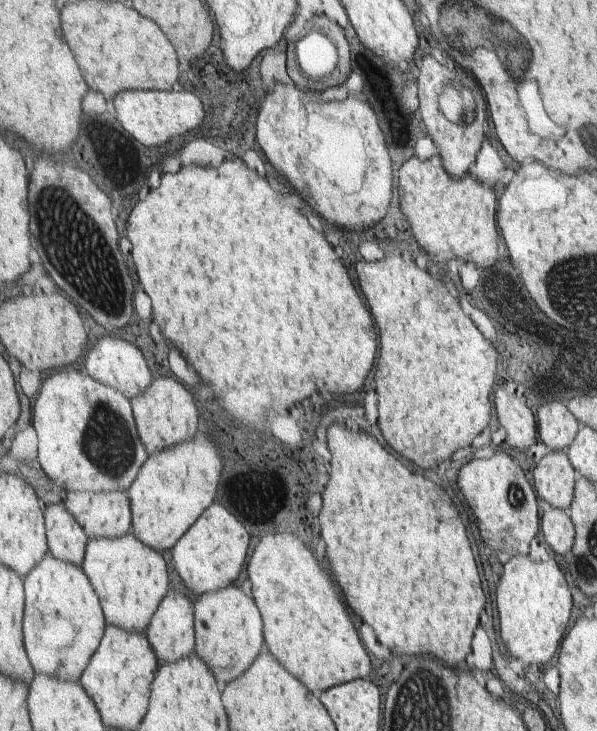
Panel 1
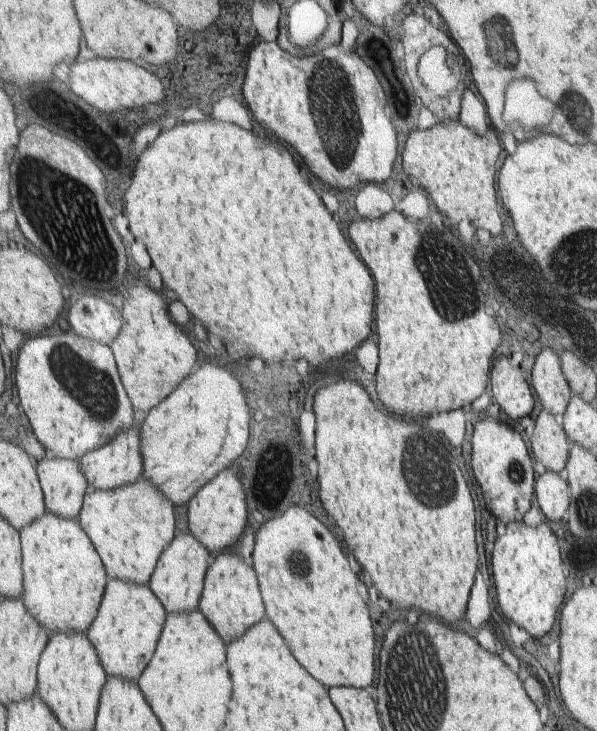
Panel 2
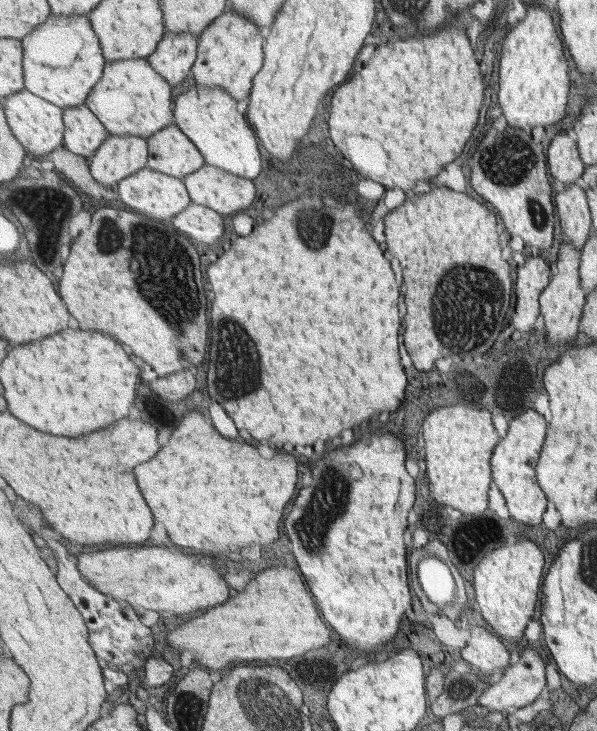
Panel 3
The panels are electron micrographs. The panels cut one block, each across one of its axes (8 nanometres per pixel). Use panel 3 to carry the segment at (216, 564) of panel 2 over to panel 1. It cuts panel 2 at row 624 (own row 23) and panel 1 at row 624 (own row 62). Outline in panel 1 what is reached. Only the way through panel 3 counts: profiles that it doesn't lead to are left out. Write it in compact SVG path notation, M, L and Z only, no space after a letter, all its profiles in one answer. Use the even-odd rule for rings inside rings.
M239 583L235 586L231 585L217 592L203 595L195 603L195 608L196 647L194 652L211 668L213 673L217 674L217 680L221 682L221 688L223 688L223 684L229 684L229 682L237 680L239 676L243 676L253 666L257 656L261 654L263 644L266 642L263 636L264 618L254 598L249 598L243 590L240 590Z

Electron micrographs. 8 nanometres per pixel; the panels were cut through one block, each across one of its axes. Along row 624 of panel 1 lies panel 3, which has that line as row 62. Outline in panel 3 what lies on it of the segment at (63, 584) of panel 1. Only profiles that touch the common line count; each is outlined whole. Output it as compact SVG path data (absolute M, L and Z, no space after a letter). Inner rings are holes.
M52 14L43 25L23 40L26 89L62 109L86 104L93 87L100 82L107 63L90 17L83 14Z

